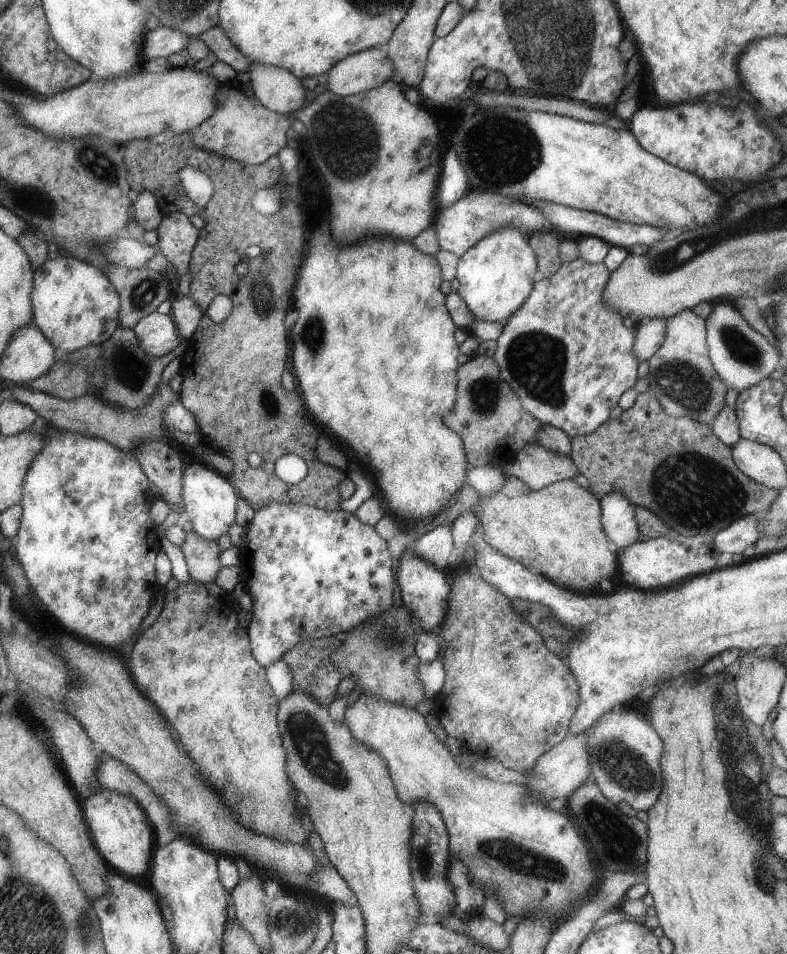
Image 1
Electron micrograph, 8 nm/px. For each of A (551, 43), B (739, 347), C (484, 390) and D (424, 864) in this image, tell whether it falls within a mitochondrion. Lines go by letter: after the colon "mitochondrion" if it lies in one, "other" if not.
A: mitochondrion
B: mitochondrion
C: mitochondrion
D: mitochondrion

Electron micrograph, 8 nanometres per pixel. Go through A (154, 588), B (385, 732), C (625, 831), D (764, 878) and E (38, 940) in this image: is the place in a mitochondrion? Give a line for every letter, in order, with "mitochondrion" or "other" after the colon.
A: other
B: other
C: mitochondrion
D: mitochondrion
E: mitochondrion

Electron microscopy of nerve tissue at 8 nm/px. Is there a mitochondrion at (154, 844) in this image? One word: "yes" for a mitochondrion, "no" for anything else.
no

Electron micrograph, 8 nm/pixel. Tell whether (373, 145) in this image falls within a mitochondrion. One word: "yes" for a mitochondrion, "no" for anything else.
yes

